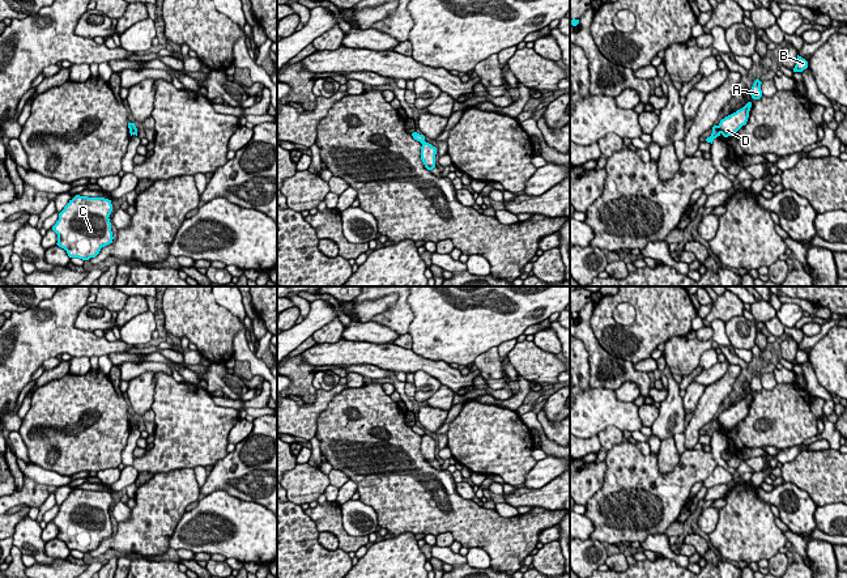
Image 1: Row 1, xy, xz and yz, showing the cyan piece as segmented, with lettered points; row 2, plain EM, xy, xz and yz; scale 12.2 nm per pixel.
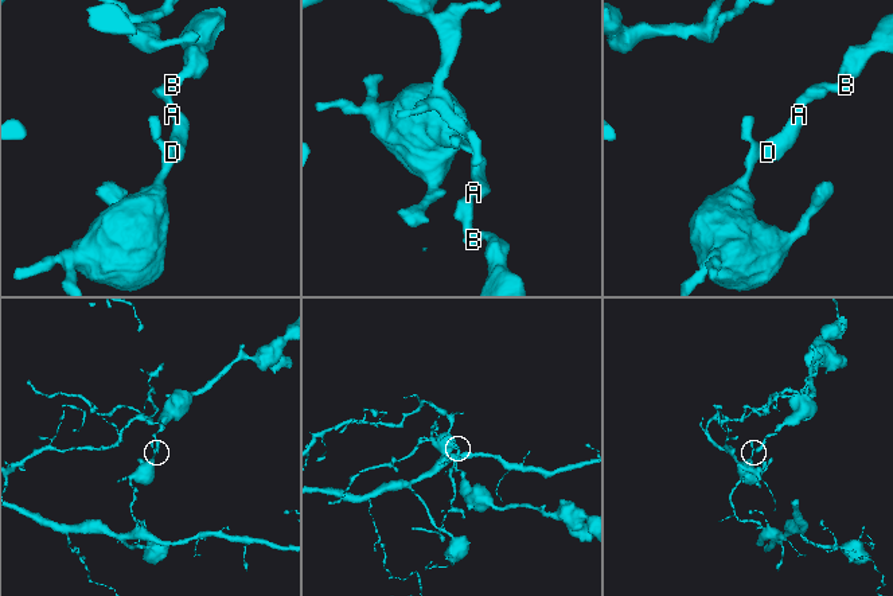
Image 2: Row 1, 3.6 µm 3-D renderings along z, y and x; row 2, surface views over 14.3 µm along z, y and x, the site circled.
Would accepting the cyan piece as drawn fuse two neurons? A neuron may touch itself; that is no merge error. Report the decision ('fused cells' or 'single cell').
fused cells

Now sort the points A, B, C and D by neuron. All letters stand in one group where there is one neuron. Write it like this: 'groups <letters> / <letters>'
groups A B D / C

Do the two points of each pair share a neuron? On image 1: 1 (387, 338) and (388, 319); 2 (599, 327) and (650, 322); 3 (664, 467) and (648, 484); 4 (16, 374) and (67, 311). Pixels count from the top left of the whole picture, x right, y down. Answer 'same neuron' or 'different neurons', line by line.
1: different neurons
2: same neuron
3: different neurons
4: same neuron

